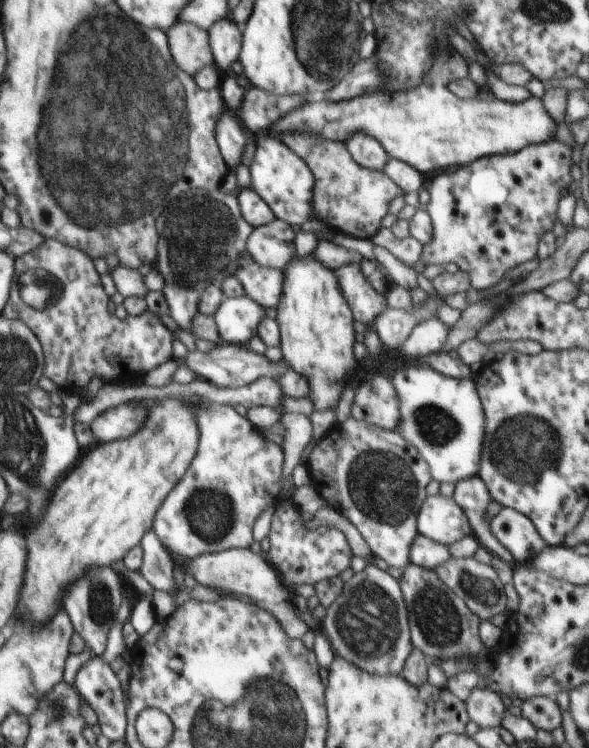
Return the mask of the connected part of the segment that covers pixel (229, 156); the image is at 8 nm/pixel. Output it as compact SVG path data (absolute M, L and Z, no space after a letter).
M226 110L221 119L217 122L218 144L221 145L222 156L227 164L229 171L234 171L242 164L242 154L246 148L246 134L242 124L238 118L234 118L228 110Z

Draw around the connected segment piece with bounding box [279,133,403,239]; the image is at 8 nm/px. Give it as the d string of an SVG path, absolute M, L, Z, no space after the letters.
M282 133L281 141L310 167L315 178L313 209L317 220L330 229L356 238L371 239L381 228L388 206L403 190L384 172L359 165L340 141L309 137L303 133Z

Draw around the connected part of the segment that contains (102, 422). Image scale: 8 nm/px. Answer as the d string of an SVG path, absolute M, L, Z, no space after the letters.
M130 404L105 410L90 424L93 436L100 444L127 439L145 426L148 413L148 407L133 407Z

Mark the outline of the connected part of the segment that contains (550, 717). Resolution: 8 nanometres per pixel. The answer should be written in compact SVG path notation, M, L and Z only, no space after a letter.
M531 695L527 701L520 702L520 706L522 717L527 718L537 730L553 731L563 722L563 712L550 696Z

